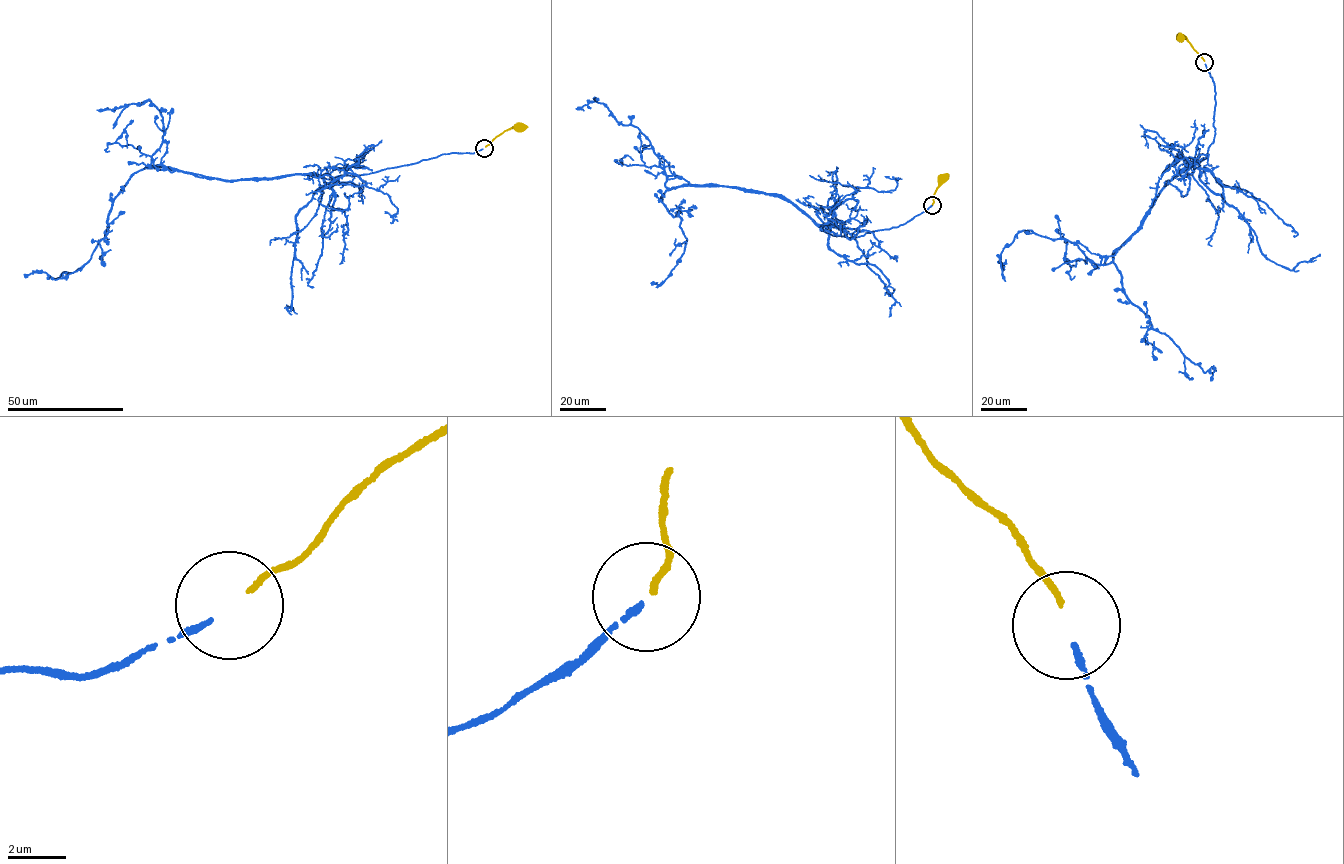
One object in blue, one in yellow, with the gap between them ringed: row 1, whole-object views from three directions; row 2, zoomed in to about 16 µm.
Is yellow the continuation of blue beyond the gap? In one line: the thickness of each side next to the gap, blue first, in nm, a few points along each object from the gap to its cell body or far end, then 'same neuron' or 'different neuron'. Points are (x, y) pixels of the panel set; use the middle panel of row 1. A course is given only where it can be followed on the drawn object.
200/190 nm | blue via (931, 205), (849, 237), (778, 196), (670, 188), (662, 202), (687, 239), (670, 275), (650, 283) | yellow via (932, 204), (933, 194), (944, 177) | same neuron

